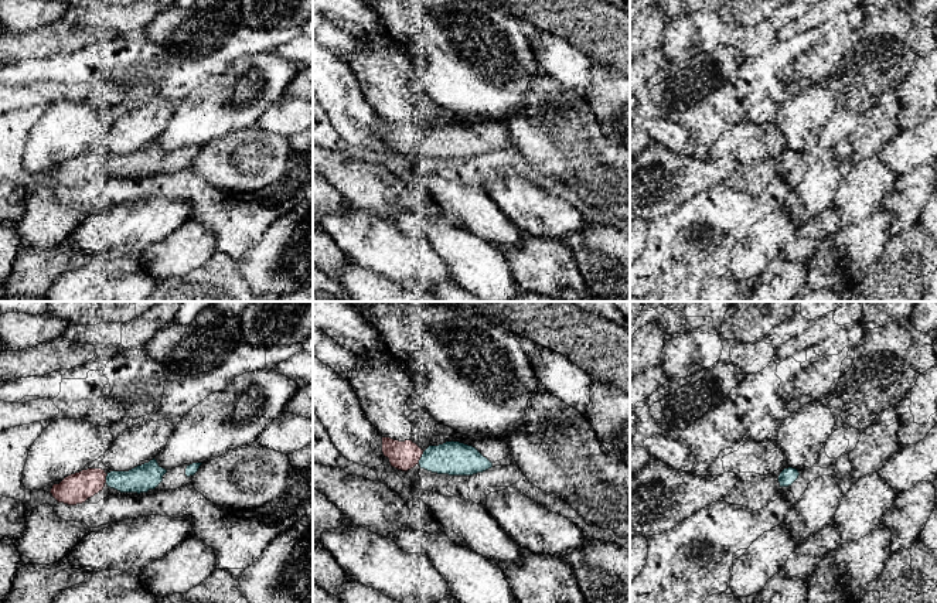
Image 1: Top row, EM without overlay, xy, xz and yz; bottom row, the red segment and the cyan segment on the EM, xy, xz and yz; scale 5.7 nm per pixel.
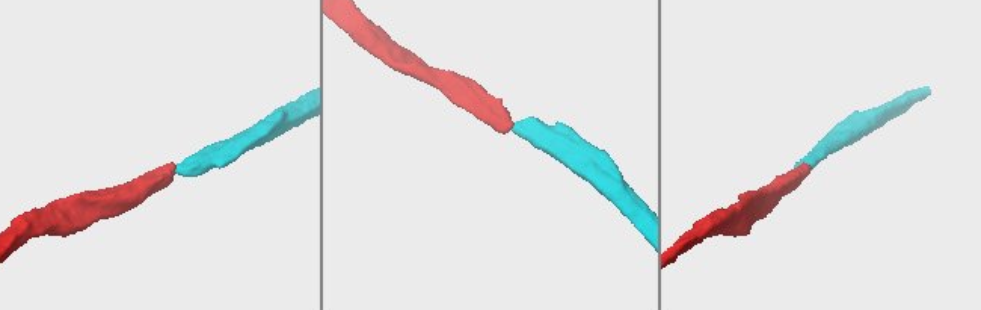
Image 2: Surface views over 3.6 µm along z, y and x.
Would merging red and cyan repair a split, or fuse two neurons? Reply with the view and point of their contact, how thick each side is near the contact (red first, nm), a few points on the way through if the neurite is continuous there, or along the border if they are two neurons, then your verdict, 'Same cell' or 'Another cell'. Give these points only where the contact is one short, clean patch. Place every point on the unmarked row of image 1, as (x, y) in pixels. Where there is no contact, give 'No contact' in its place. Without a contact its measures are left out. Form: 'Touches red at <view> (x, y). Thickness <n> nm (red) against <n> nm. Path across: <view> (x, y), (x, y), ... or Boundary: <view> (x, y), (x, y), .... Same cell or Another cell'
Touches red at xz (421, 139). Thickness 160 nm (red) against 190 nm. Same cell

